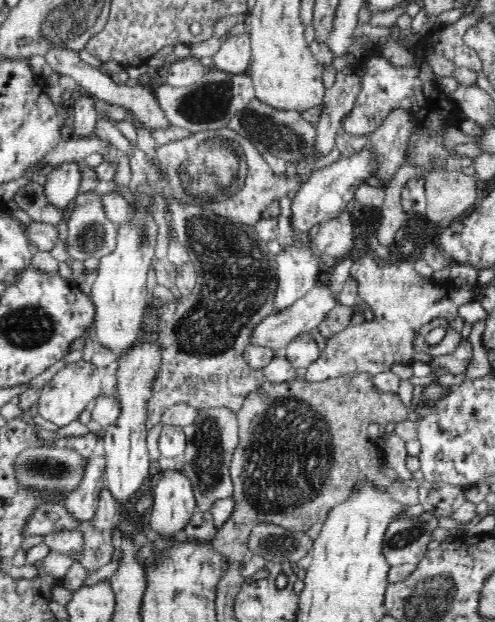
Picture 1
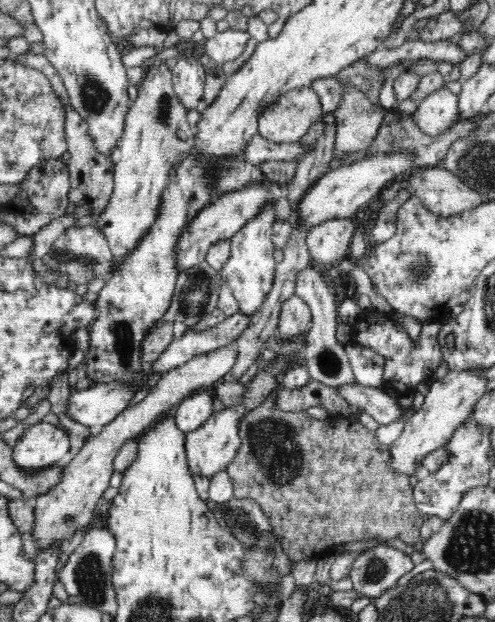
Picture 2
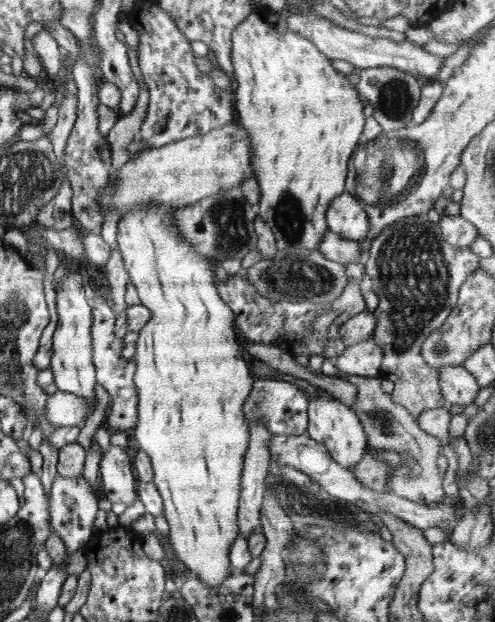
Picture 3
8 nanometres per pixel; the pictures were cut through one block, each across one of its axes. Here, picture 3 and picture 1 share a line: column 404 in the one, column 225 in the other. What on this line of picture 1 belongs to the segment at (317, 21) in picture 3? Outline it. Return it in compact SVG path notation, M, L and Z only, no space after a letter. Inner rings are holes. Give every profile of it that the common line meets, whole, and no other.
M249 34L237 35L221 43L219 50L213 55L211 68L242 74L247 72L251 61L251 39Z

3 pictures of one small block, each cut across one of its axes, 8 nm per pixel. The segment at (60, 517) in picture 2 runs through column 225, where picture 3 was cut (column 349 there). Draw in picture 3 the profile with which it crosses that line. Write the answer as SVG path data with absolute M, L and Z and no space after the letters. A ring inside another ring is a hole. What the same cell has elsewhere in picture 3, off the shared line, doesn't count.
M368 338L364 342L347 346L342 354L334 359L334 363L339 374L356 377L379 377L383 356L384 352L374 342L374 338Z

